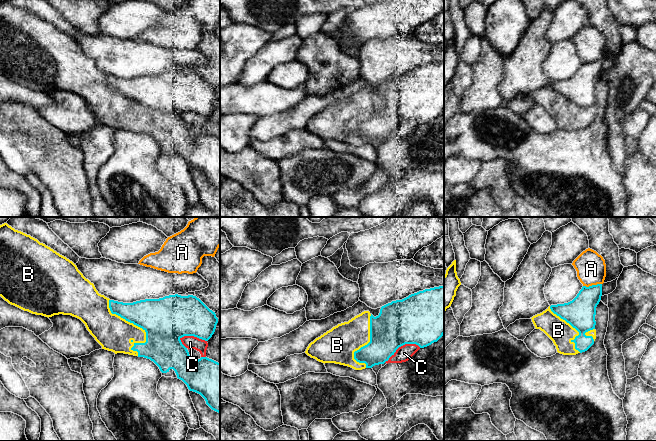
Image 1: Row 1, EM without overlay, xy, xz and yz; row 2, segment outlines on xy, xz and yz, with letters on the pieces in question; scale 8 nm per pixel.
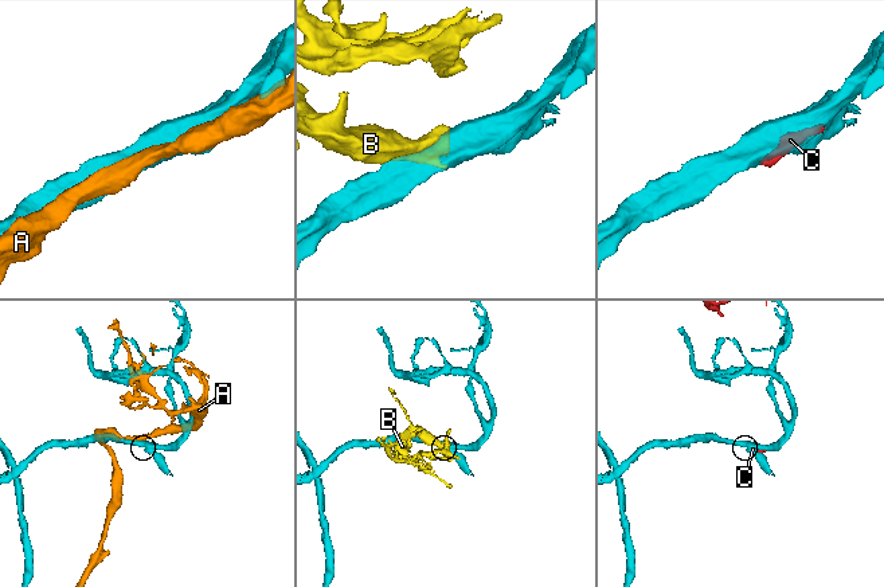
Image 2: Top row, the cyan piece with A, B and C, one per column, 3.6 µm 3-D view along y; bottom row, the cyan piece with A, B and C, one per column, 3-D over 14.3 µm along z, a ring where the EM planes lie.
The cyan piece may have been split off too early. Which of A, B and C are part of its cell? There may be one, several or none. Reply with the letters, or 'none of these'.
B

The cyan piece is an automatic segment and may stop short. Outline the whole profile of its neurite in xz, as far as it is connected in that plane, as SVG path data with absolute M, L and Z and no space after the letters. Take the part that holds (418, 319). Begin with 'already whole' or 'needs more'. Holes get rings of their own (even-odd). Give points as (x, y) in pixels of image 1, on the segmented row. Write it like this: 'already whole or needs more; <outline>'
needs more; M444 286L425 289L402 300L392 301L381 307L378 316L364 311L348 322L338 324L309 344L305 353L322 363L335 363L355 370L372 368L384 364L396 350L405 344L416 344L420 348L437 342L444 335Z

